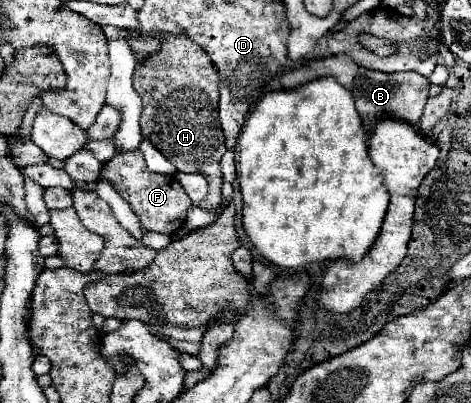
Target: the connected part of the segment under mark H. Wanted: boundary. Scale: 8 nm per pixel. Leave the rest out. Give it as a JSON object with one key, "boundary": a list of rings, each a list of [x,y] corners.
{"boundary":[[[186,35],[162,37],[160,49],[154,55],[136,61],[134,89],[144,101],[140,117],[142,135],[148,137],[180,173],[200,173],[208,181],[208,201],[200,203],[204,209],[218,207],[222,187],[220,157],[226,145],[218,121],[218,87],[218,69],[200,45]]]}

